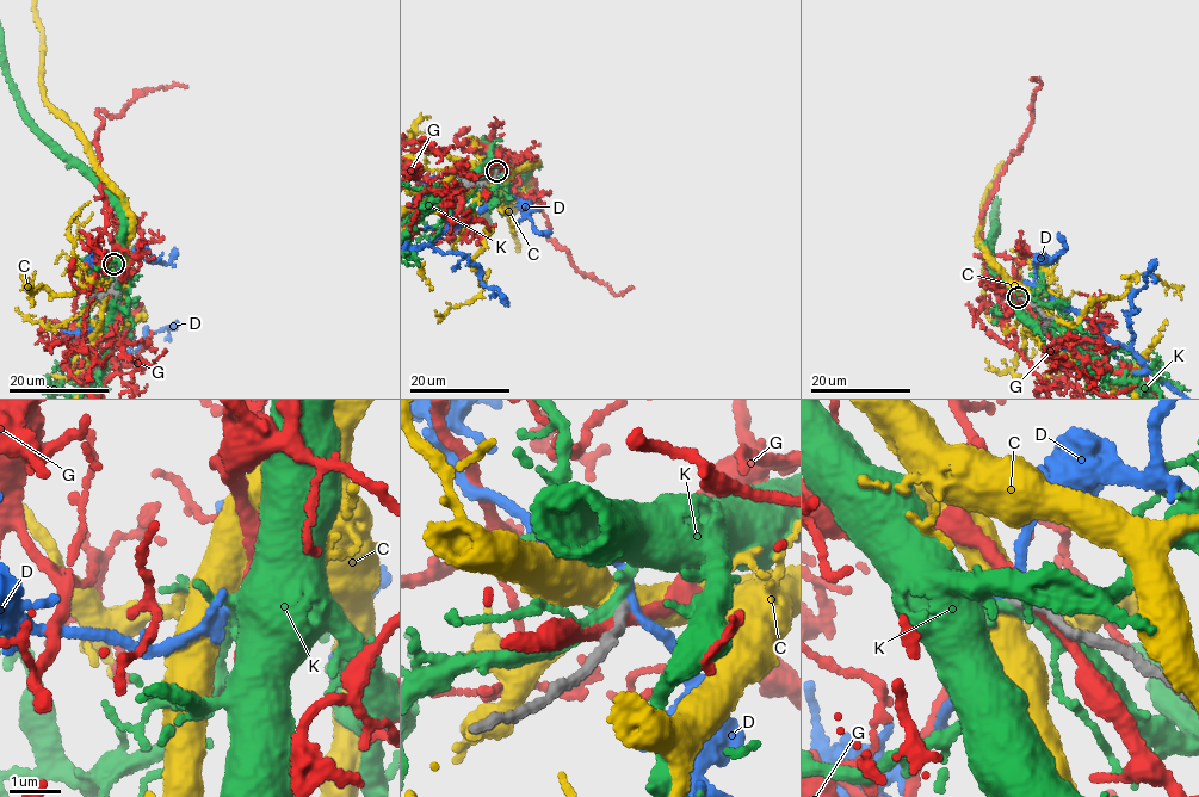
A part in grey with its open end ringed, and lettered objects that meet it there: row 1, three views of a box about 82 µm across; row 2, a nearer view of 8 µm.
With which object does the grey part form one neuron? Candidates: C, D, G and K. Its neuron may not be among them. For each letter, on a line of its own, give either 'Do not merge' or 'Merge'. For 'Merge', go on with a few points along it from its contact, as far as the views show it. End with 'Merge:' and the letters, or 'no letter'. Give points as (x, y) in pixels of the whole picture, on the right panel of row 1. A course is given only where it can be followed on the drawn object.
C: Do not merge
D: Do not merge
G: Do not merge
K: Do not merge
Merge: no letter

